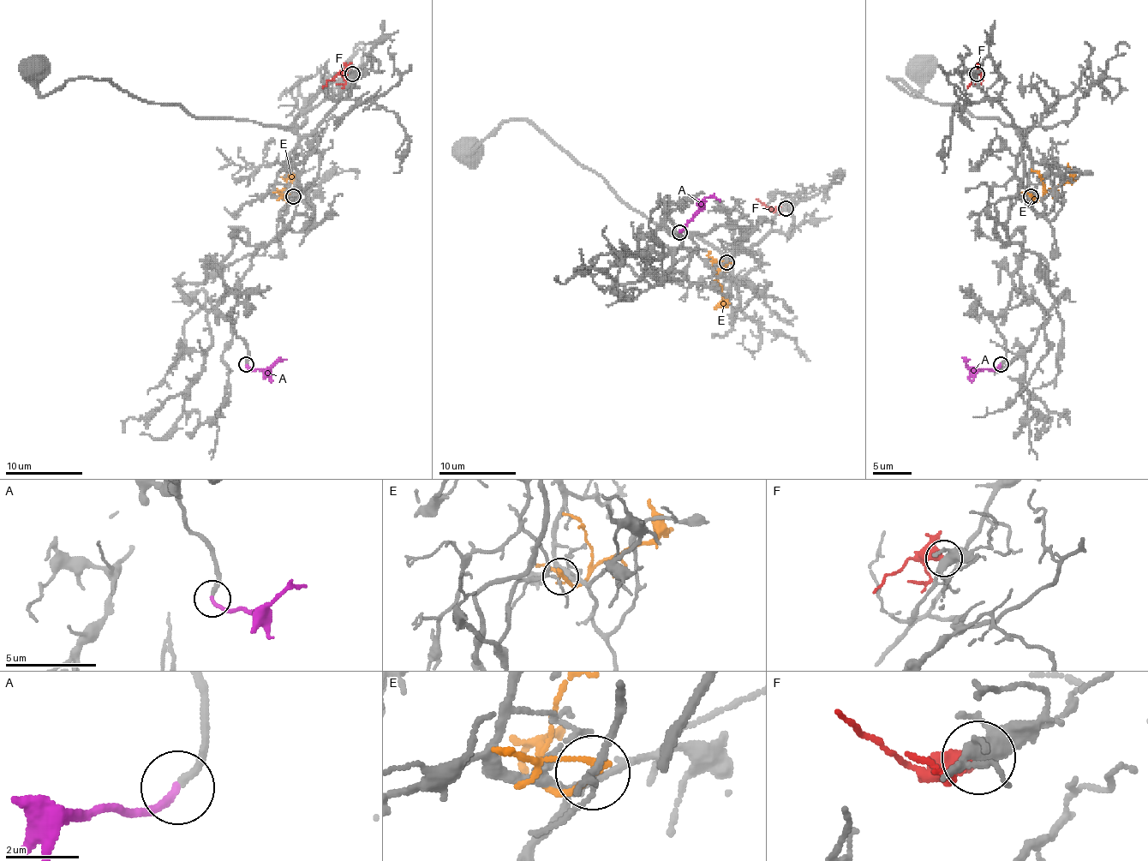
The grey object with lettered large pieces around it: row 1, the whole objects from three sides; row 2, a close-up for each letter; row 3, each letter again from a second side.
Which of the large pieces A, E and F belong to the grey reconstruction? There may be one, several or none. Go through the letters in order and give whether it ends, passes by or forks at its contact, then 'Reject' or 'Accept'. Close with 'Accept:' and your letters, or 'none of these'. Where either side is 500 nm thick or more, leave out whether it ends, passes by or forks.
A: It ends there. Accept
E: It passes by. Reject
F: It ends there. Reject
Accept: A

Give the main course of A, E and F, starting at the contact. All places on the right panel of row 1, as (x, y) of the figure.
A: (1001, 365), (971, 368), (965, 363), (970, 359)
E: (1031, 195), (1037, 200), (1064, 184), (1069, 178), (1067, 163)
F: (977, 74), (967, 88)

